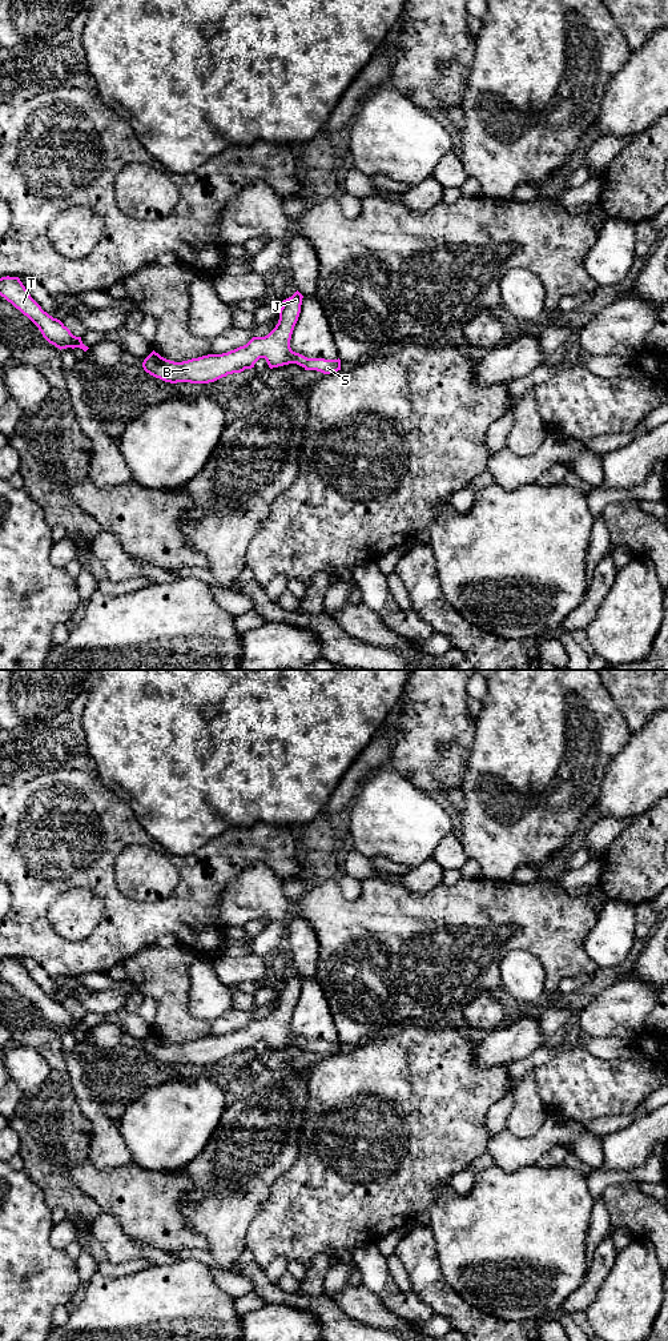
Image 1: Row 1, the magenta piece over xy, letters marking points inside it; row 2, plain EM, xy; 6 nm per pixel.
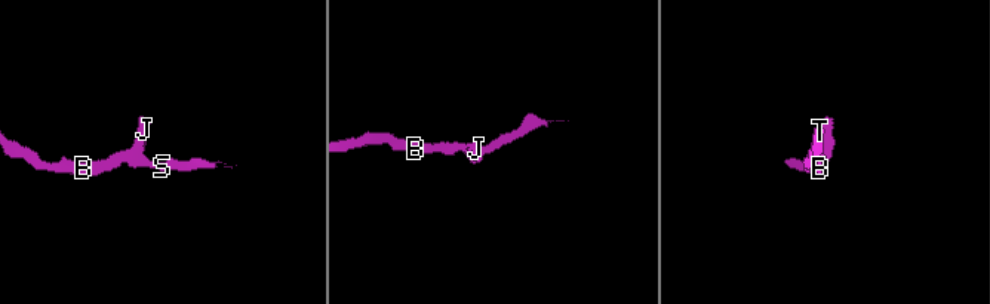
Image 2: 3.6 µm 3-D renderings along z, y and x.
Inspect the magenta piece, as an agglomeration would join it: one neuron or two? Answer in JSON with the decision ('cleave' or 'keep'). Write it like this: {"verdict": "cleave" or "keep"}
{"verdict": "keep"}

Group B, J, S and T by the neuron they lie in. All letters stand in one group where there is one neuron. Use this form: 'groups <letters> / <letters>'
groups B J S T

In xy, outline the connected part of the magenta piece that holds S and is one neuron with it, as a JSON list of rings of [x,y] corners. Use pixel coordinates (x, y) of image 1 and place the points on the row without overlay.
[[[297,972],[282,983],[279,1001],[265,1019],[253,1019],[246,1027],[222,1036],[208,1036],[182,1044],[161,1039],[154,1032],[144,1041],[142,1049],[150,1057],[165,1064],[209,1065],[228,1056],[241,1055],[254,1049],[259,1040],[265,1040],[269,1049],[297,1045],[305,1052],[330,1056],[341,1052],[341,1041],[307,1040],[290,1029],[294,1008],[301,995],[303,977]]]

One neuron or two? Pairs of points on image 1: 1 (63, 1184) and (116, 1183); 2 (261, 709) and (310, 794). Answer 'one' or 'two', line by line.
1: two
2: one

